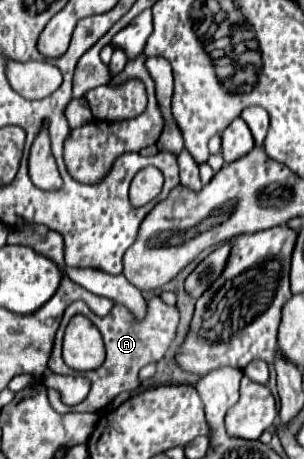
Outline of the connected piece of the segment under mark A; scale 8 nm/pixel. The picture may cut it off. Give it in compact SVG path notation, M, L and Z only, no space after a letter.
M152 297L148 301L148 315L142 323L134 323L132 321L132 315L126 307L122 305L114 305L112 311L106 315L106 317L98 317L94 315L86 303L82 301L74 301L66 311L64 311L64 317L62 317L62 323L60 323L60 329L56 333L56 341L54 341L54 351L52 351L52 357L50 357L50 363L48 367L54 371L54 373L60 373L60 375L76 375L74 369L70 369L64 361L62 361L62 335L64 335L64 329L70 321L72 315L76 313L82 313L86 315L102 333L104 337L104 343L106 343L106 361L102 363L102 367L94 369L94 371L86 371L86 373L80 373L82 377L86 377L90 381L90 393L86 395L86 399L78 405L64 405L62 403L62 397L60 397L60 391L56 389L48 389L48 399L50 399L50 405L58 411L58 413L68 413L68 411L78 411L78 413L98 413L100 409L108 407L116 395L120 395L122 391L132 391L140 385L136 385L136 379L138 379L138 371L148 365L148 363L158 363L166 349L170 347L172 343L172 337L174 337L174 331L176 331L176 325L178 325L178 309L176 307L166 307L160 297Z

